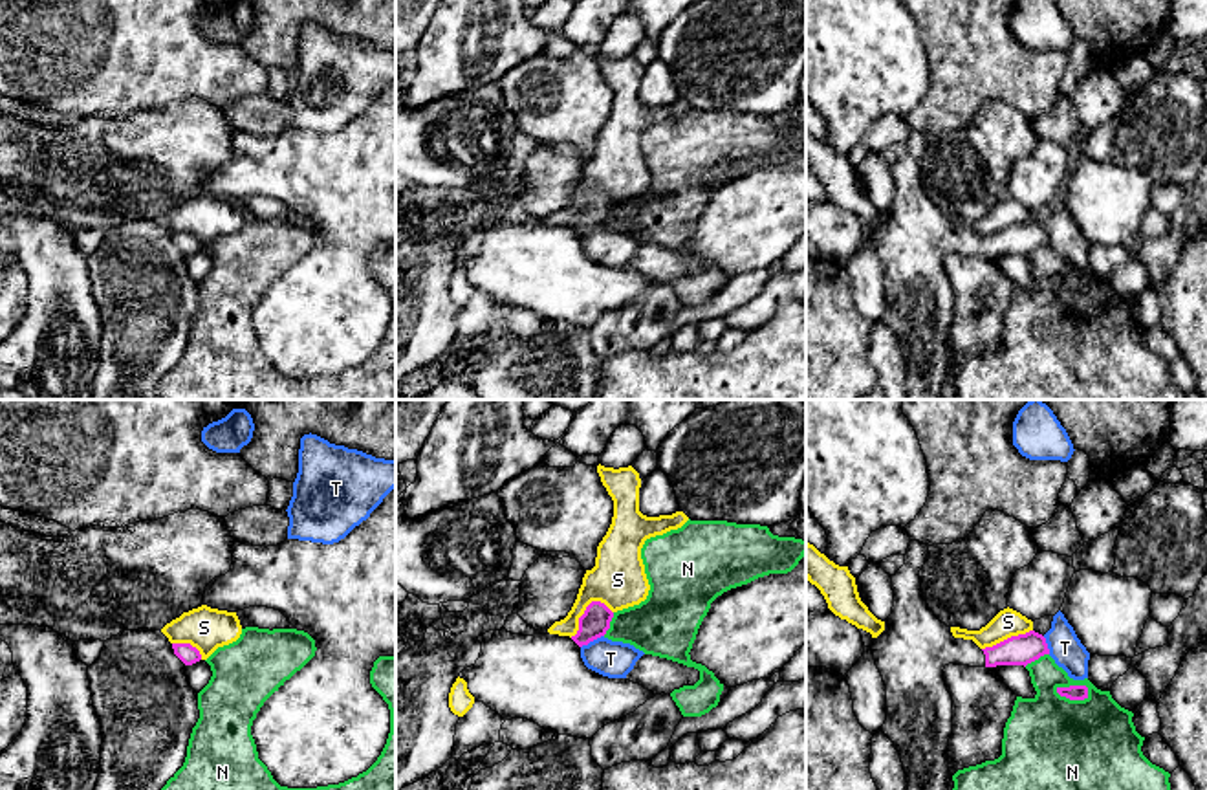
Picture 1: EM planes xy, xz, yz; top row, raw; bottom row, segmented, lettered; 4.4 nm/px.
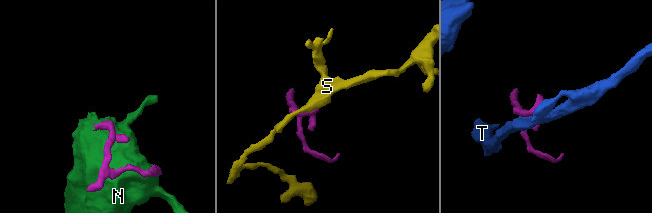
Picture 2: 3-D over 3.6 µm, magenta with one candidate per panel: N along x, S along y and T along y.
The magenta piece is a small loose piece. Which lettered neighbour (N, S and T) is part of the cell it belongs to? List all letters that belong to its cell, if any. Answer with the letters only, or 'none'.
none

